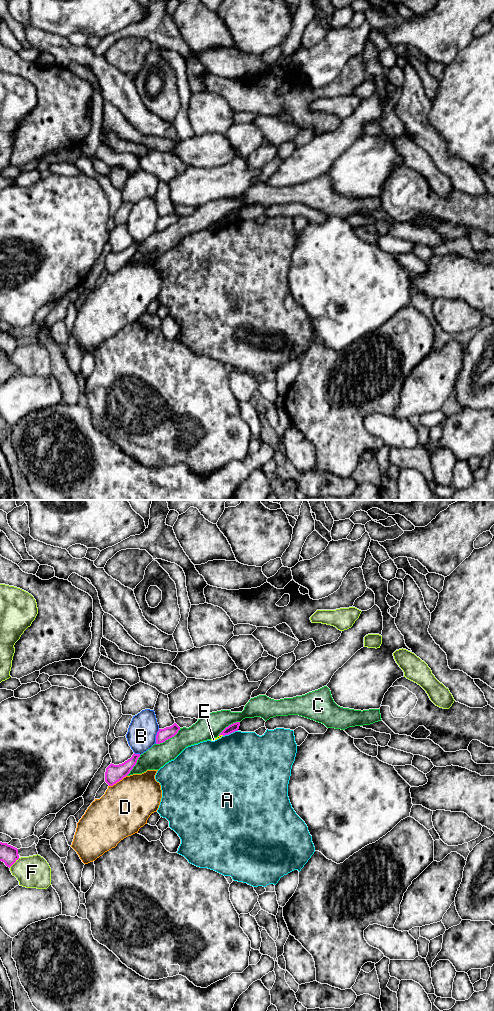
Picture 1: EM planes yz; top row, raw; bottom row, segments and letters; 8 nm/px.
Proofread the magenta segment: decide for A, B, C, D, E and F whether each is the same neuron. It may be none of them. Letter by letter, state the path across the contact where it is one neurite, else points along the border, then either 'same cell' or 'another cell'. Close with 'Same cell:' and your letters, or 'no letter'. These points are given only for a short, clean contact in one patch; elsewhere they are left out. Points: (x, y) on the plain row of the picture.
A: along yz (237, 218), (223, 224) | another cell
B: another cell
C: another cell
D: another cell
E: along yz (223, 223), (219, 224) | another cell
F: along yz (19, 346), (9, 355) | another cell
Same cell: no letter

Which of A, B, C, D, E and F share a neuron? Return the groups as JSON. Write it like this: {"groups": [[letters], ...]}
{"groups": [["A"], ["B"], ["C"], ["D"], ["E"], ["F"]]}

